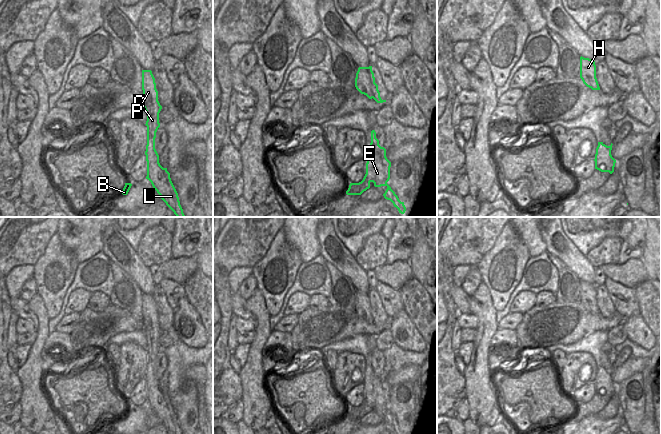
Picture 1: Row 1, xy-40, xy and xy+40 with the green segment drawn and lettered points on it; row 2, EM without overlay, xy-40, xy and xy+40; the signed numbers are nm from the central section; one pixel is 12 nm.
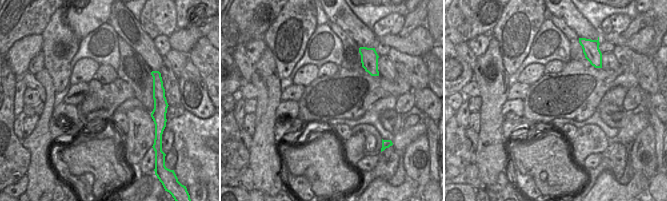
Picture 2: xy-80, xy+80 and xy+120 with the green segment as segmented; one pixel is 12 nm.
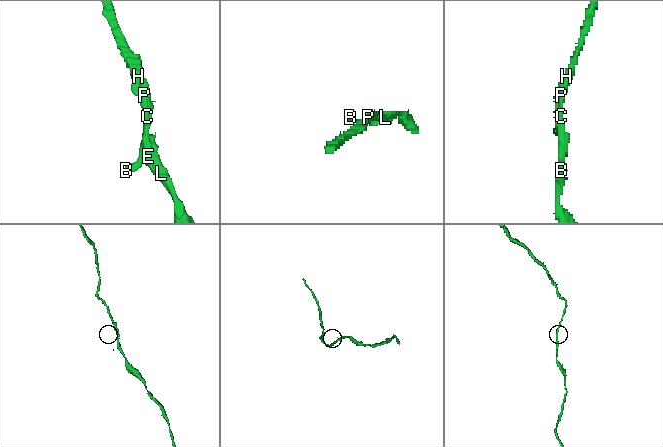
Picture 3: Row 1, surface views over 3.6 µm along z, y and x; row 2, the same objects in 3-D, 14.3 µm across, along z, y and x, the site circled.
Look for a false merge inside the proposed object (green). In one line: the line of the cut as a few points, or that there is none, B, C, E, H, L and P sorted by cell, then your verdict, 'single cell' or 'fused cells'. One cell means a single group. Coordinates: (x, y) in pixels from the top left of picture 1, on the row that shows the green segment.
no cut | B C E H L P | single cell

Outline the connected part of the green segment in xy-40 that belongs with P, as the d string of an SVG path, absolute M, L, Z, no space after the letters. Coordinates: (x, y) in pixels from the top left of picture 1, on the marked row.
M142 70L143 107L147 115L147 145L146 161L147 176L153 188L160 195L161 199L174 212L177 217L185 217L180 205L178 193L171 181L167 168L159 163L159 155L155 149L156 132L160 127L159 113L162 109L158 101L155 78L151 70Z

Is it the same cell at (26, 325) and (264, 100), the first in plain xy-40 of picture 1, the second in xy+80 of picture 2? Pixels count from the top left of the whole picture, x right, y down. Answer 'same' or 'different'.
different

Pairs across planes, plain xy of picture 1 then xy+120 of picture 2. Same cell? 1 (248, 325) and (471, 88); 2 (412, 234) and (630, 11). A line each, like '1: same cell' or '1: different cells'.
1: same cell
2: different cells

